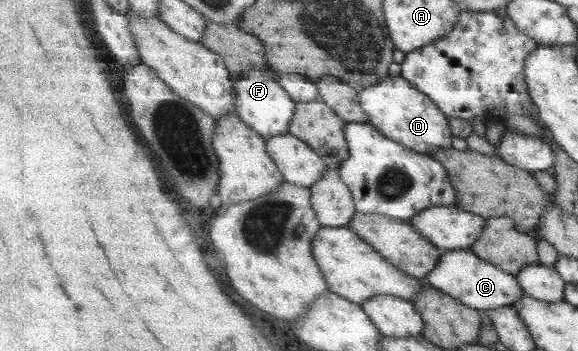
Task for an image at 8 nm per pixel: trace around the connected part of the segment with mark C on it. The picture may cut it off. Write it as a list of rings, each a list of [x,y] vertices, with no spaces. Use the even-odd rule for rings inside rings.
[[[471,249],[443,252],[438,267],[427,275],[426,281],[429,285],[458,298],[460,302],[463,302],[463,305],[471,306],[482,312],[511,306],[513,302],[521,299],[525,294],[516,275],[507,273],[506,270],[499,269],[499,266],[485,261]]]

